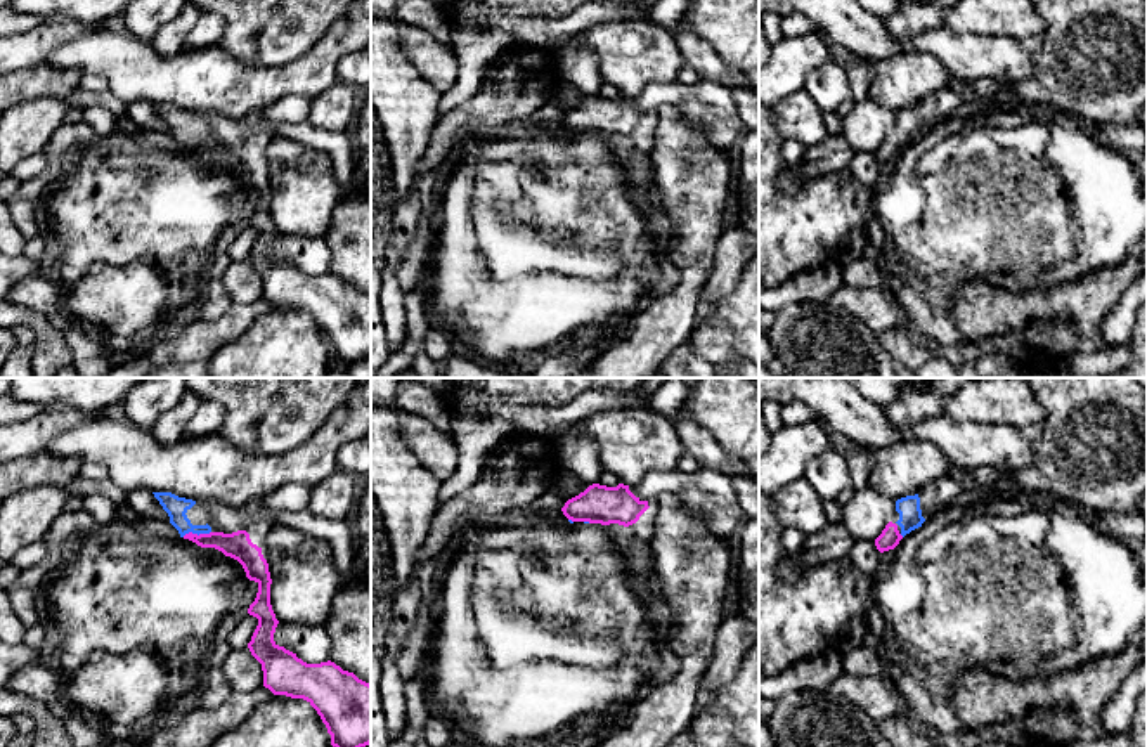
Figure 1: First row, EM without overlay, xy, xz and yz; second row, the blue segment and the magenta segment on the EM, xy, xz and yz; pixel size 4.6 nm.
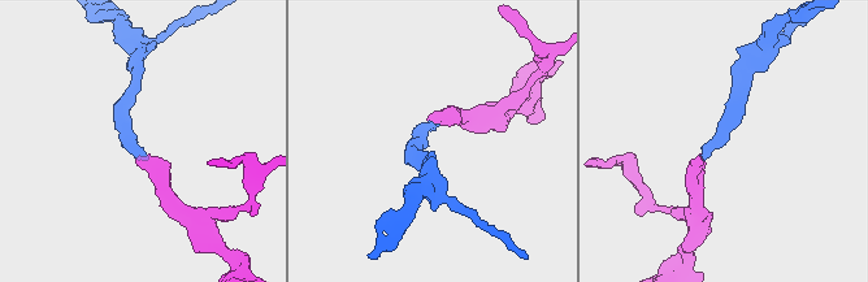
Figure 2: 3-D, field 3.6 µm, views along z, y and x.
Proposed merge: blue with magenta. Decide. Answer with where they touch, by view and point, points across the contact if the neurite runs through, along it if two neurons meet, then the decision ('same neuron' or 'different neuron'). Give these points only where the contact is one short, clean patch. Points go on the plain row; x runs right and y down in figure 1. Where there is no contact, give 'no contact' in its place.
meets blue in xy at (196, 144); runs through xy (175, 118), (177, 129), (196, 144), (208, 151), (238, 156); same neuron

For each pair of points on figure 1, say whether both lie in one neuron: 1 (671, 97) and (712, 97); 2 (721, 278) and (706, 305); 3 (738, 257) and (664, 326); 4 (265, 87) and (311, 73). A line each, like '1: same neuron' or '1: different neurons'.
1: same neuron
2: same neuron
3: different neurons
4: same neuron

